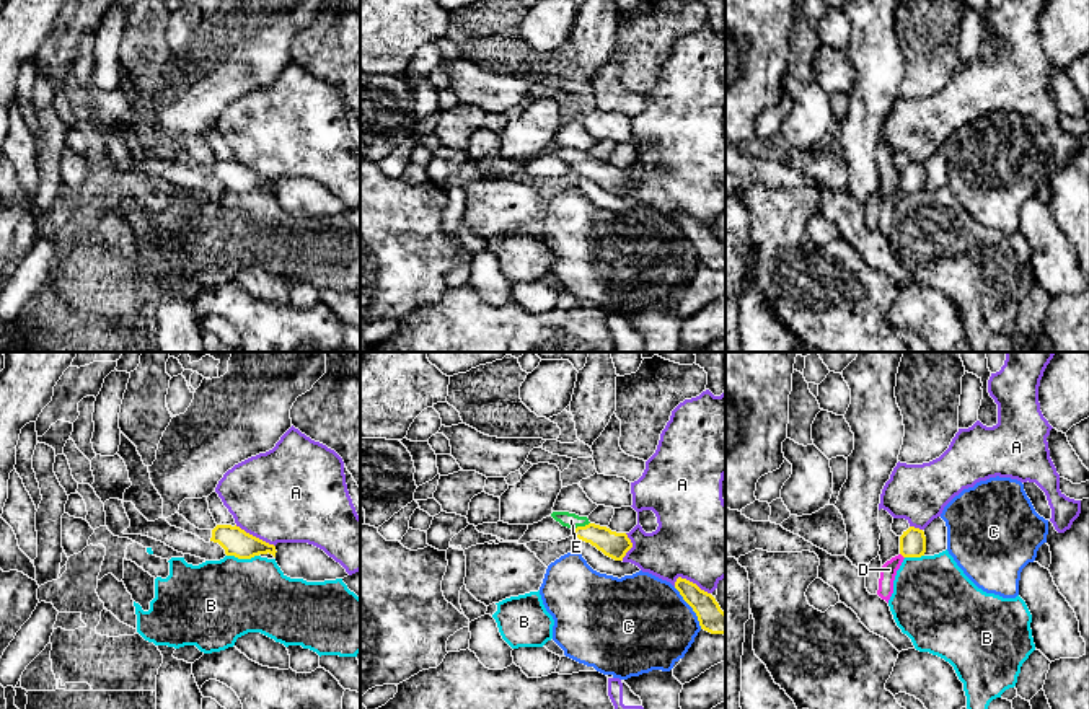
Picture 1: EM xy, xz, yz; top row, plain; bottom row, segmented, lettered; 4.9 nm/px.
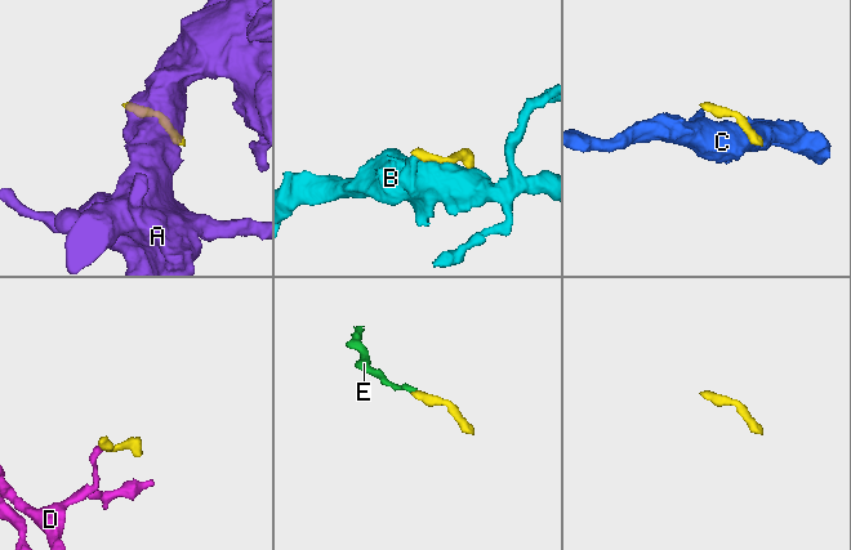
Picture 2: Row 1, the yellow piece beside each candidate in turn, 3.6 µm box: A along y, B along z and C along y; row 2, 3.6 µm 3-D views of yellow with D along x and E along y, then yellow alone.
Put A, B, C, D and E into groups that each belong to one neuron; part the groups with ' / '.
A / B / C / D / E

